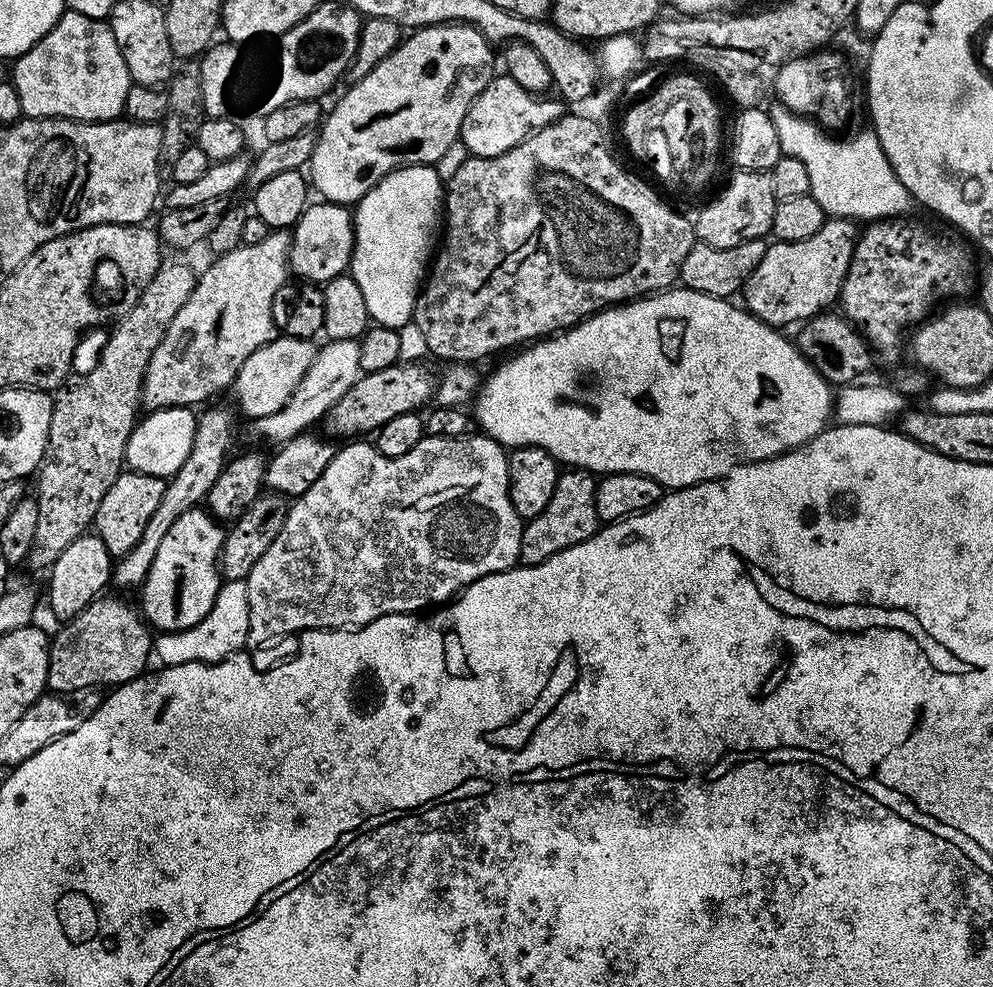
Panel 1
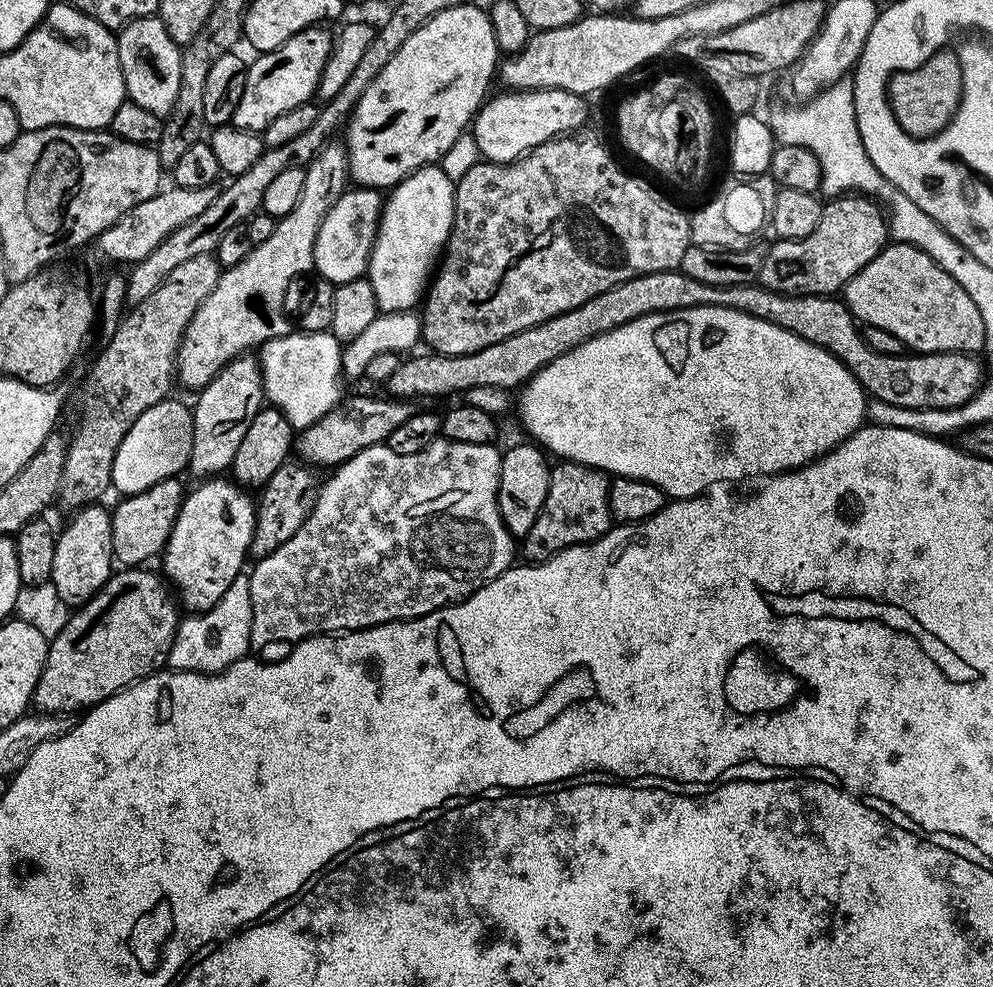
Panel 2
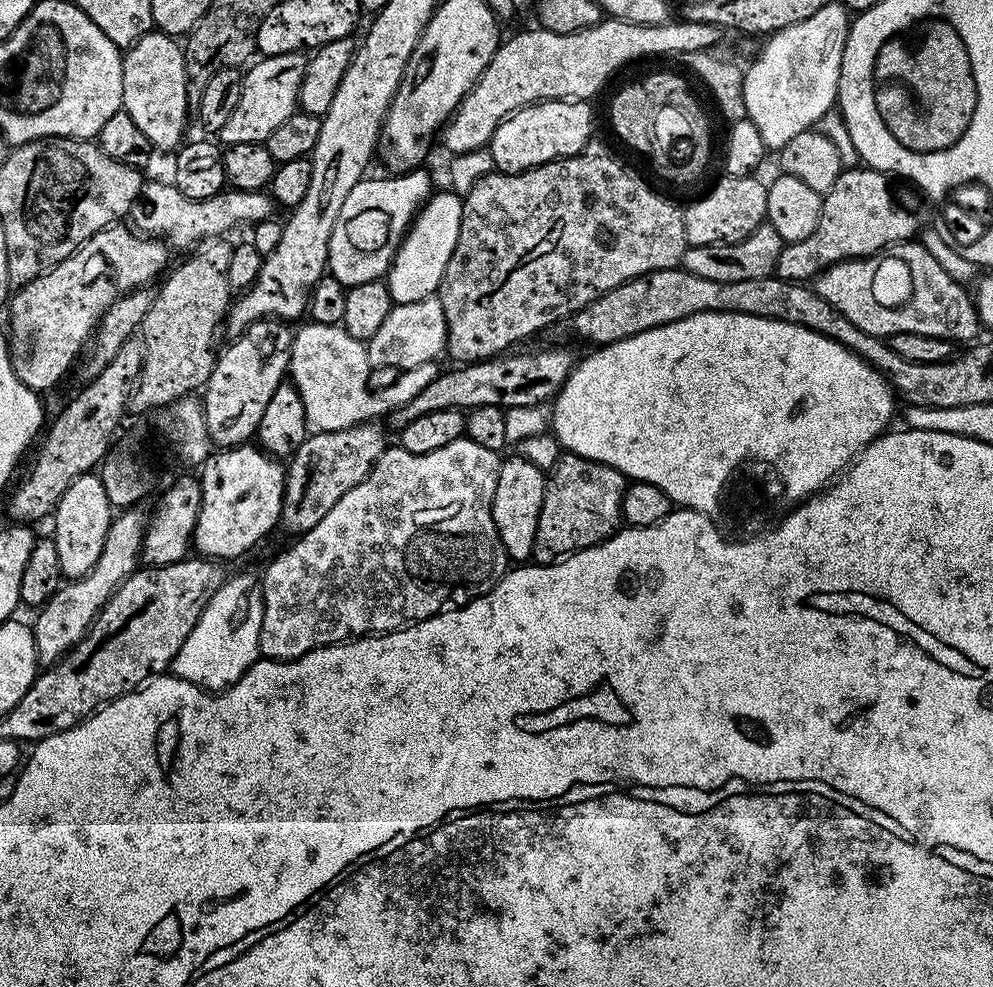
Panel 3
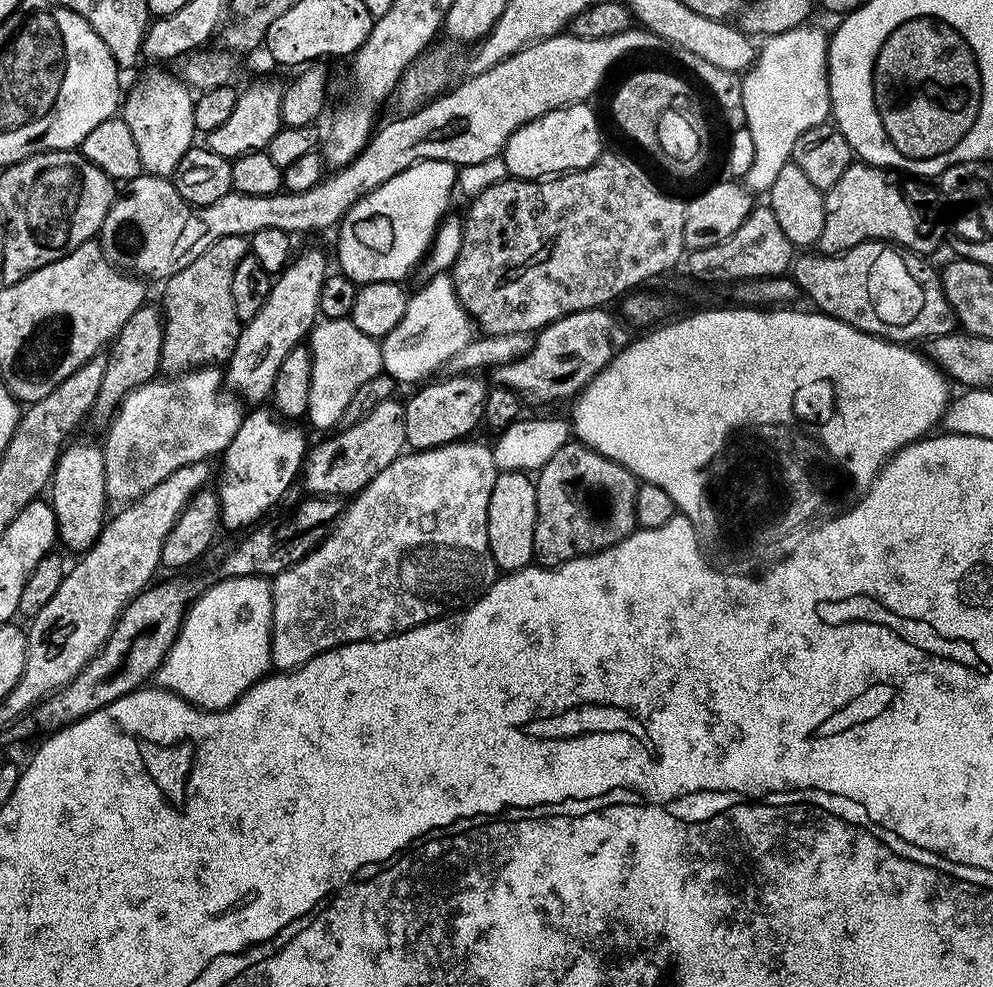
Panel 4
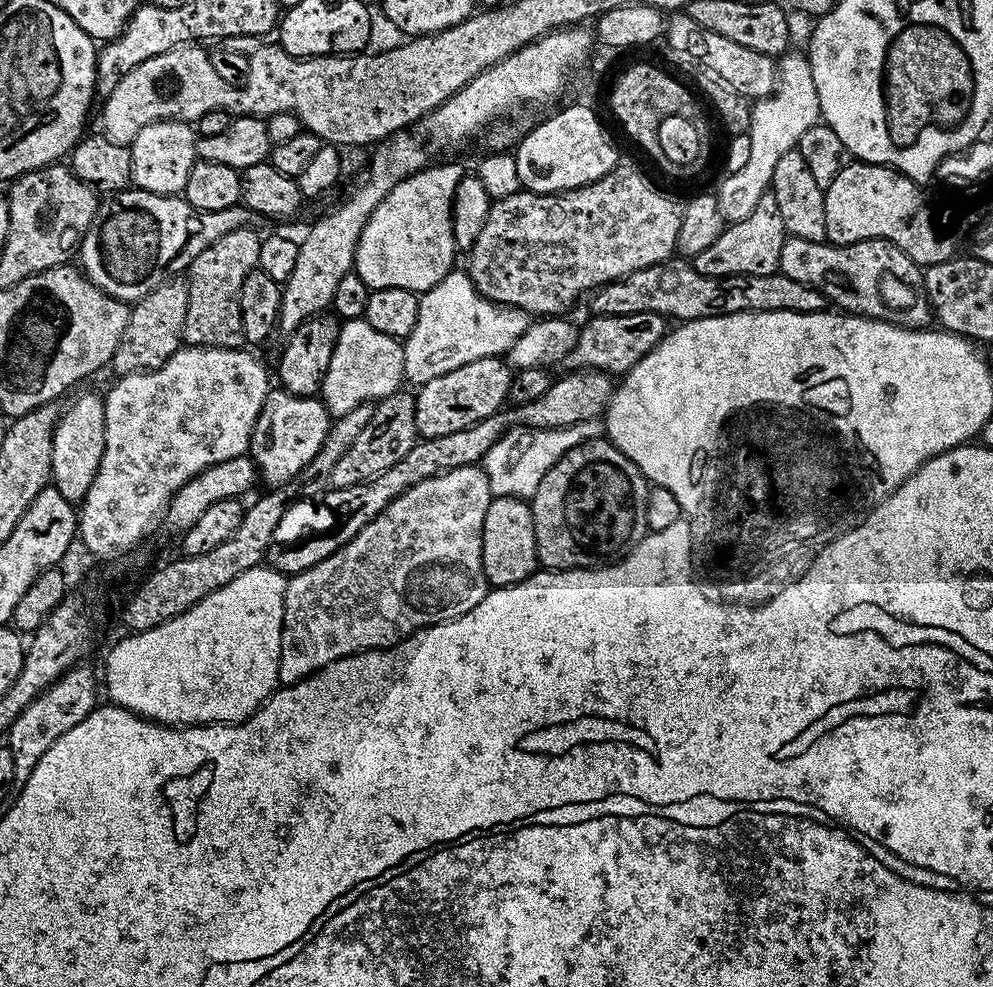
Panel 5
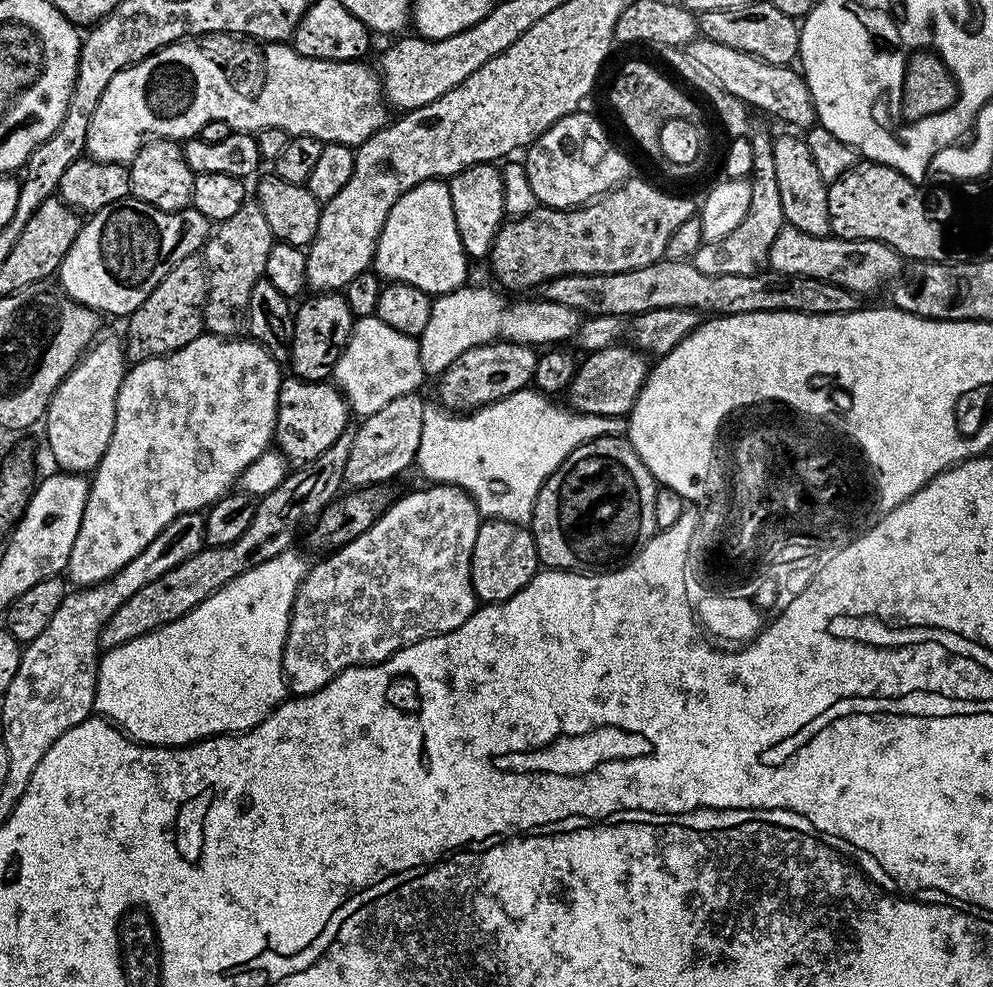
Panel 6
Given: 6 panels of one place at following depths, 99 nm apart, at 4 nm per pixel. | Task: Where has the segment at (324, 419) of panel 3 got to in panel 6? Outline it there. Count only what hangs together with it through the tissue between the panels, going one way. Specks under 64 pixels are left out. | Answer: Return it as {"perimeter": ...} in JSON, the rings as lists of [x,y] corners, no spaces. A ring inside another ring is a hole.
{"perimeter":[[[375,315],[359,317],[353,323],[352,333],[344,343],[331,379],[348,401],[349,409],[355,415],[357,412],[357,417],[378,414],[382,406],[394,402],[394,398],[402,398],[402,394],[416,392],[419,384],[426,380],[420,341],[414,336],[398,334],[398,330],[386,326],[386,322]]]}

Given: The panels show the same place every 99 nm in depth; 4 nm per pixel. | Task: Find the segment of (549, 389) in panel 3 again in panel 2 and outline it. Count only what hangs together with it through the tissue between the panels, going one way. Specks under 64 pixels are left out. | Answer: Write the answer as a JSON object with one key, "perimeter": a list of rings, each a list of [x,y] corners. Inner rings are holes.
{"perimeter":[[[384,396],[345,399],[334,411],[327,412],[321,420],[303,429],[294,444],[295,451],[300,451],[299,459],[309,466],[322,464],[332,468],[344,464],[354,458],[354,454],[370,446],[387,442],[390,434],[394,434],[394,430],[398,430],[398,426],[402,426],[402,422],[412,416],[414,404],[411,400]]]}

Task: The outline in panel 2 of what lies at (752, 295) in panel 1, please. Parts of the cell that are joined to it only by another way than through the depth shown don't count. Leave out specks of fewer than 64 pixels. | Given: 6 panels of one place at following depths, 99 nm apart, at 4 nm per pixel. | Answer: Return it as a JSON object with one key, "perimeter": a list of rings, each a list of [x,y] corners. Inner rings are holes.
{"perimeter":[[[849,194],[829,199],[824,204],[822,218],[818,218],[818,227],[814,234],[806,234],[801,240],[777,239],[776,244],[767,245],[759,283],[787,296],[831,296],[839,293],[872,259],[889,243],[890,233],[886,212],[877,201],[870,196]]]}

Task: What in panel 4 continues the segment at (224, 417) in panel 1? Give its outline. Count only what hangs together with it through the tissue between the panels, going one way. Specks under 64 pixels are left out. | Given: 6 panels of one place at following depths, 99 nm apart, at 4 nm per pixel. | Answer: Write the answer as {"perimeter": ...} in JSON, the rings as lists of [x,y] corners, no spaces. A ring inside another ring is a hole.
{"perimeter":[[[316,248],[299,256],[300,253],[273,279],[266,306],[262,306],[262,310],[241,327],[238,346],[234,346],[234,354],[226,361],[227,387],[241,401],[249,400],[252,406],[271,397],[274,378],[278,378],[286,354],[301,347],[303,340],[300,339],[311,333],[318,320],[322,284],[329,274],[330,265]]]}

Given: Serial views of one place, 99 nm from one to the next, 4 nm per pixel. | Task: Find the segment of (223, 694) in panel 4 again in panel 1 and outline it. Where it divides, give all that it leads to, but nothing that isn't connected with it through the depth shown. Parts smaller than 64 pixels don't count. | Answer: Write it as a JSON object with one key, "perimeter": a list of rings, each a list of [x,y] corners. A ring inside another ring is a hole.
{"perimeter":[[[224,580],[218,594],[214,598],[214,606],[210,606],[210,614],[202,618],[194,626],[181,632],[162,632],[154,640],[154,656],[160,659],[161,665],[185,664],[186,662],[202,662],[213,664],[225,660],[232,652],[241,651],[248,644],[248,623],[250,622],[250,602],[248,601],[248,585],[243,580]]]}

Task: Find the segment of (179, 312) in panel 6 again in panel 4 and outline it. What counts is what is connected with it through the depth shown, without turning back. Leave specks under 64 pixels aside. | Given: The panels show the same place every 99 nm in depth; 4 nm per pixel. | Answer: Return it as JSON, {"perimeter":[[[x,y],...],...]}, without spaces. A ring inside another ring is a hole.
{"perimeter":[[[146,302],[130,318],[126,318],[126,326],[116,335],[107,349],[106,374],[102,378],[102,386],[98,386],[98,398],[94,402],[91,415],[101,416],[104,422],[111,421],[121,402],[138,386],[149,384],[157,379],[160,372],[160,355],[164,345],[164,313],[152,302]]]}

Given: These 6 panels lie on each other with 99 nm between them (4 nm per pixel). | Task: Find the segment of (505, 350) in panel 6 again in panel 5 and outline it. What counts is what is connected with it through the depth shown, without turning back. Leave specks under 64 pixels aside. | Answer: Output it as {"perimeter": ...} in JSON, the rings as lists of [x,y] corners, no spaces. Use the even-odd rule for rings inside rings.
{"perimeter":[[[491,356],[478,358],[478,362],[466,362],[466,366],[450,370],[450,374],[438,374],[438,378],[430,378],[430,382],[419,385],[414,392],[417,437],[429,440],[458,434],[458,430],[466,430],[482,422],[482,418],[490,418],[490,414],[501,411],[508,400],[513,375],[507,359]]]}

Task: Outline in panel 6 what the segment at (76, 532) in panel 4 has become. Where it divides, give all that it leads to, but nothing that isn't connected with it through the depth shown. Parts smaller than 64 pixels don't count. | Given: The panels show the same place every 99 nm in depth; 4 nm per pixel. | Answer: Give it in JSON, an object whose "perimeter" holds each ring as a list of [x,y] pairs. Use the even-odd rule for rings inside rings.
{"perimeter":[[[106,336],[97,339],[80,357],[76,369],[61,382],[48,403],[48,452],[61,472],[95,473],[102,462],[102,454],[106,454],[106,446],[110,446],[110,434],[114,434],[118,390],[126,371],[126,353],[121,337]]]}

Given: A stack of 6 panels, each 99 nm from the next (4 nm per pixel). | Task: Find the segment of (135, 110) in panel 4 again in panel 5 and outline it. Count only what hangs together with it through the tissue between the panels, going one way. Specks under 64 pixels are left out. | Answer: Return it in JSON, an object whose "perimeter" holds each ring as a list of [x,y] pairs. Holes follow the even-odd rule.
{"perimeter":[[[159,120],[142,126],[130,145],[131,187],[141,188],[150,194],[181,195],[186,186],[186,178],[190,178],[190,170],[198,159],[197,139],[195,127],[183,120]]]}

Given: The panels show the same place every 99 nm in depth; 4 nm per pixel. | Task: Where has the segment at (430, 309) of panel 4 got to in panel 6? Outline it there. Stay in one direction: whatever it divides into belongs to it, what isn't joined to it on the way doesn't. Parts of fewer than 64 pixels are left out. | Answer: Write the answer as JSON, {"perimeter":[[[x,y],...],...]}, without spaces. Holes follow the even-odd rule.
{"perimeter":[[[455,288],[432,301],[430,322],[426,322],[426,330],[422,330],[418,338],[422,366],[429,377],[439,377],[459,356],[466,354],[466,350],[474,350],[474,346],[492,344],[496,340],[533,346],[560,346],[575,337],[581,323],[581,312],[562,306],[562,302],[537,298],[511,304],[488,288]]]}

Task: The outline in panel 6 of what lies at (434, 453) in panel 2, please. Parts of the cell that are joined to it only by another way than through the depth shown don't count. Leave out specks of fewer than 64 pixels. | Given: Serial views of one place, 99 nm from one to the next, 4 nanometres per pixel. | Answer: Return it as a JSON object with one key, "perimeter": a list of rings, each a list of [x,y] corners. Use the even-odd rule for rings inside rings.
{"perimeter":[[[429,483],[428,488],[420,488],[417,492],[408,492],[401,500],[396,500],[387,505],[380,517],[369,526],[365,532],[358,534],[348,544],[343,544],[341,548],[329,551],[329,556],[325,560],[313,563],[300,583],[298,594],[294,598],[294,606],[290,614],[290,626],[286,634],[284,643],[284,657],[282,658],[282,670],[284,671],[284,682],[288,685],[289,693],[292,696],[305,696],[314,694],[326,682],[330,682],[338,673],[347,668],[353,668],[356,664],[381,664],[386,658],[390,658],[398,650],[410,646],[419,640],[425,640],[427,636],[435,636],[438,632],[449,632],[466,618],[470,618],[478,607],[478,601],[474,594],[472,585],[472,571],[470,562],[472,561],[472,551],[474,550],[474,538],[478,538],[478,530],[482,523],[480,512],[476,509],[476,503],[472,501],[472,496],[461,488],[455,488],[452,484]]]}

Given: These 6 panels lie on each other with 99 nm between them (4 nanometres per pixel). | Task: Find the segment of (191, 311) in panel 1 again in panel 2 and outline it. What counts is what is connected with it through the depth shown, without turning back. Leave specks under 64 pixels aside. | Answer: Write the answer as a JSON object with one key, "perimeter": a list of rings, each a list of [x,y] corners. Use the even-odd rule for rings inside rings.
{"perimeter":[[[329,142],[312,160],[308,167],[304,168],[306,174],[306,186],[302,186],[302,198],[290,214],[279,217],[276,222],[274,234],[266,238],[266,242],[255,245],[242,262],[238,262],[232,268],[221,271],[214,290],[198,306],[194,318],[184,331],[184,337],[180,343],[180,349],[176,351],[176,374],[175,379],[180,380],[188,388],[199,390],[211,382],[218,373],[232,360],[259,349],[267,340],[273,340],[279,336],[287,336],[293,331],[294,324],[288,321],[284,313],[284,299],[288,296],[288,287],[292,284],[295,276],[303,272],[313,271],[312,259],[314,258],[314,238],[318,238],[318,226],[322,226],[322,218],[338,202],[338,198],[349,187],[348,153],[343,143]]]}

